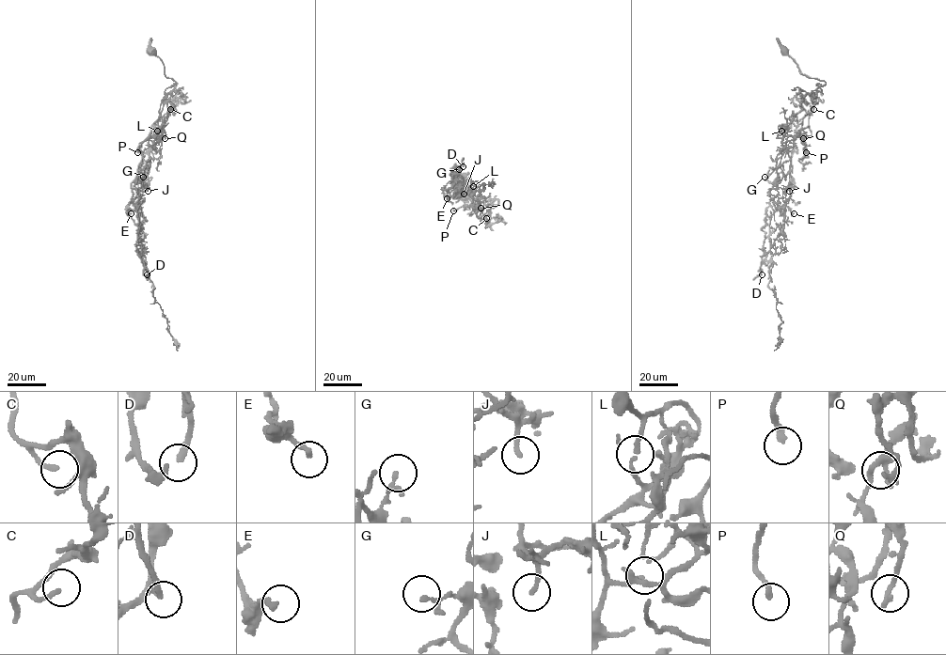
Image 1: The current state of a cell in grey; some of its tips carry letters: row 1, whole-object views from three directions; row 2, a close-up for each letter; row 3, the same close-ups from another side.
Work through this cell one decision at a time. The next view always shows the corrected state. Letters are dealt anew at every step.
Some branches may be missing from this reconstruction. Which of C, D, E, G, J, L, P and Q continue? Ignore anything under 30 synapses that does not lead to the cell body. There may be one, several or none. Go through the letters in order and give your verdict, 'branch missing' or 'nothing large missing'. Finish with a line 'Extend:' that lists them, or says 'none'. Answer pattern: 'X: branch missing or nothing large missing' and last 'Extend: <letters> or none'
C: branch missing
D: branch missing
E: nothing large missing
G: nothing large missing
J: branch missing
L: nothing large missing
P: branch missing
Q: nothing large missing
Extend: C, D, J, P

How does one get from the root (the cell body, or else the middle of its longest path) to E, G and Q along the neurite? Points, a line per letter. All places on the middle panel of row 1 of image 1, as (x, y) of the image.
E: (467, 188), (493, 230), (474, 208), (444, 189), (447, 198)
G: (467, 188), (479, 199), (493, 230), (480, 220), (480, 210), (475, 200), (463, 186), (454, 189), (459, 169)
Q: (467, 188), (479, 199), (481, 211), (493, 230), (476, 213), (469, 216), (480, 208)

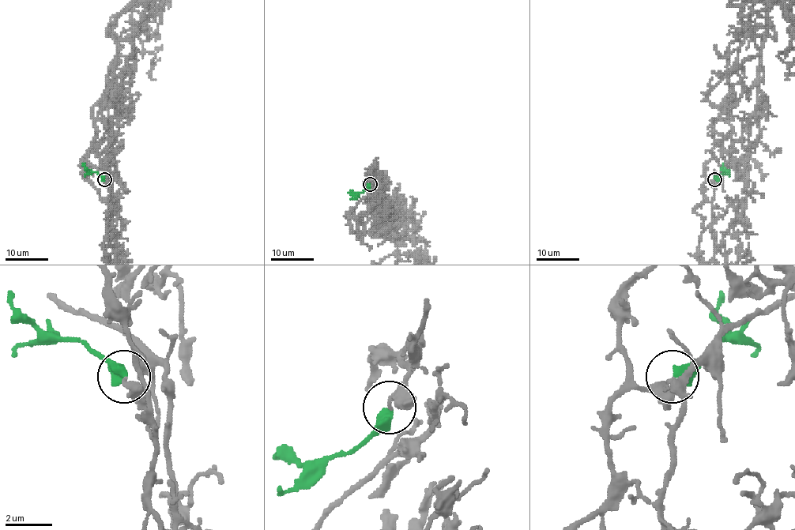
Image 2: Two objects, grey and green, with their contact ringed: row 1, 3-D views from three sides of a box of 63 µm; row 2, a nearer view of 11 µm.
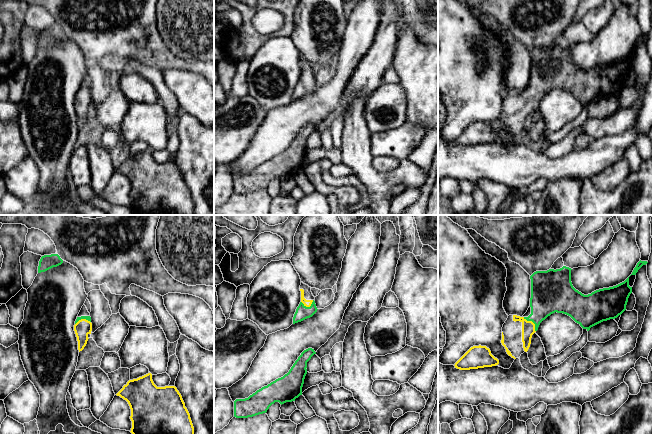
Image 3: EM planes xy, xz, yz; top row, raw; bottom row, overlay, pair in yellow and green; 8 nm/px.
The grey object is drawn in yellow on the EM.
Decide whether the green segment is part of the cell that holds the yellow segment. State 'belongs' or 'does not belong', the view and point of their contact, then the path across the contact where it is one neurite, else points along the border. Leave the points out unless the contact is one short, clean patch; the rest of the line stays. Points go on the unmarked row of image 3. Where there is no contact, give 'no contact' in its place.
belongs; contact yz (532, 98); way yz (528, 103), (532, 98), (548, 72)

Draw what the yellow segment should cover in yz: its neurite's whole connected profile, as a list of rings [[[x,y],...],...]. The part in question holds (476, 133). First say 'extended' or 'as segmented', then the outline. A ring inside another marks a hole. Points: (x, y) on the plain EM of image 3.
as segmented | [[[479,121],[471,123],[454,142],[460,146],[470,146],[492,143],[498,140],[499,136],[491,130],[490,125]]]

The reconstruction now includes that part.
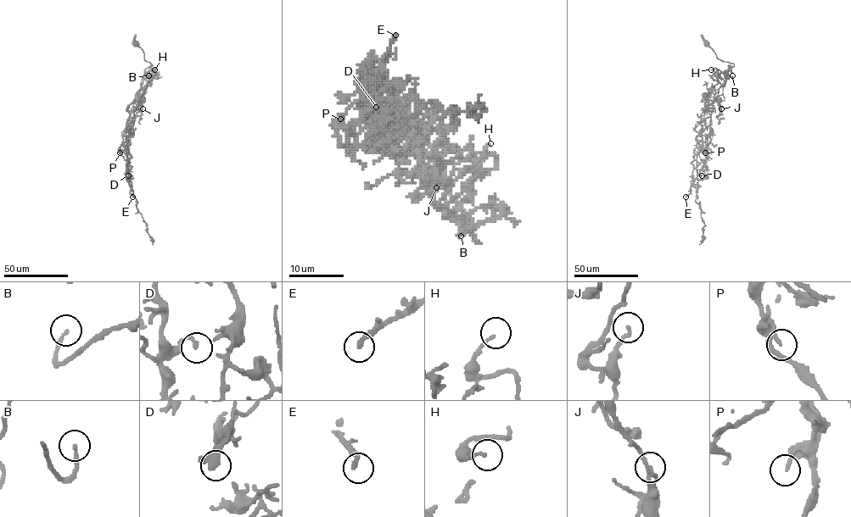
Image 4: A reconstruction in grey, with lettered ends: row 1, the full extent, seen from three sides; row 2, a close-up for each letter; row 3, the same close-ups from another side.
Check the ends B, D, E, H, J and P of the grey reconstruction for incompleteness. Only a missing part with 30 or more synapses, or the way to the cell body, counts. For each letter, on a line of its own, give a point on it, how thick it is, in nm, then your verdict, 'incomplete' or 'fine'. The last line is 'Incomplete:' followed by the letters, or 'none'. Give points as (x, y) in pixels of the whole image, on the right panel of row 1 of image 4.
B: place (732, 75); calibre 170 nm; fine
D: place (702, 175); calibre 90 nm; fine
E: place (685, 197); calibre 240 nm; incomplete
H: place (711, 69); calibre 140 nm; fine
J: place (721, 108); calibre 140 nm; fine
P: place (705, 152); calibre 140 nm; fine
Incomplete: E

